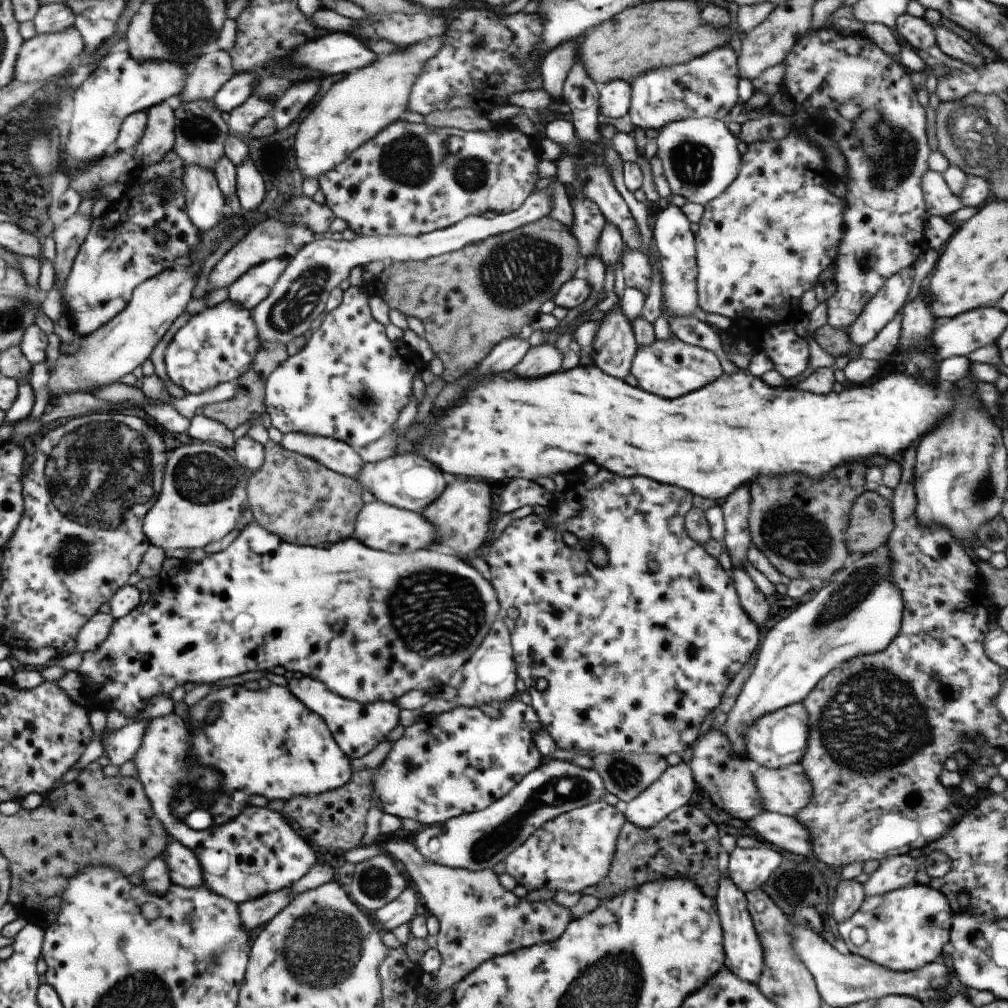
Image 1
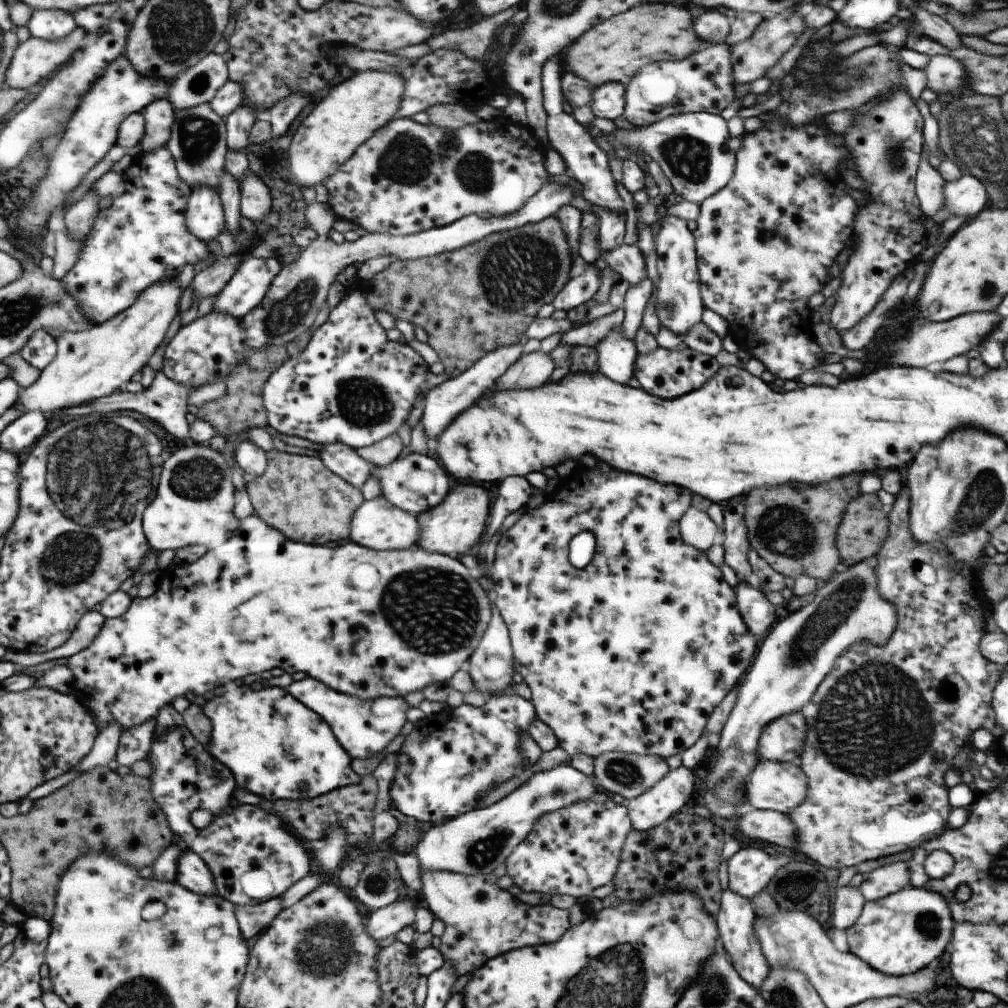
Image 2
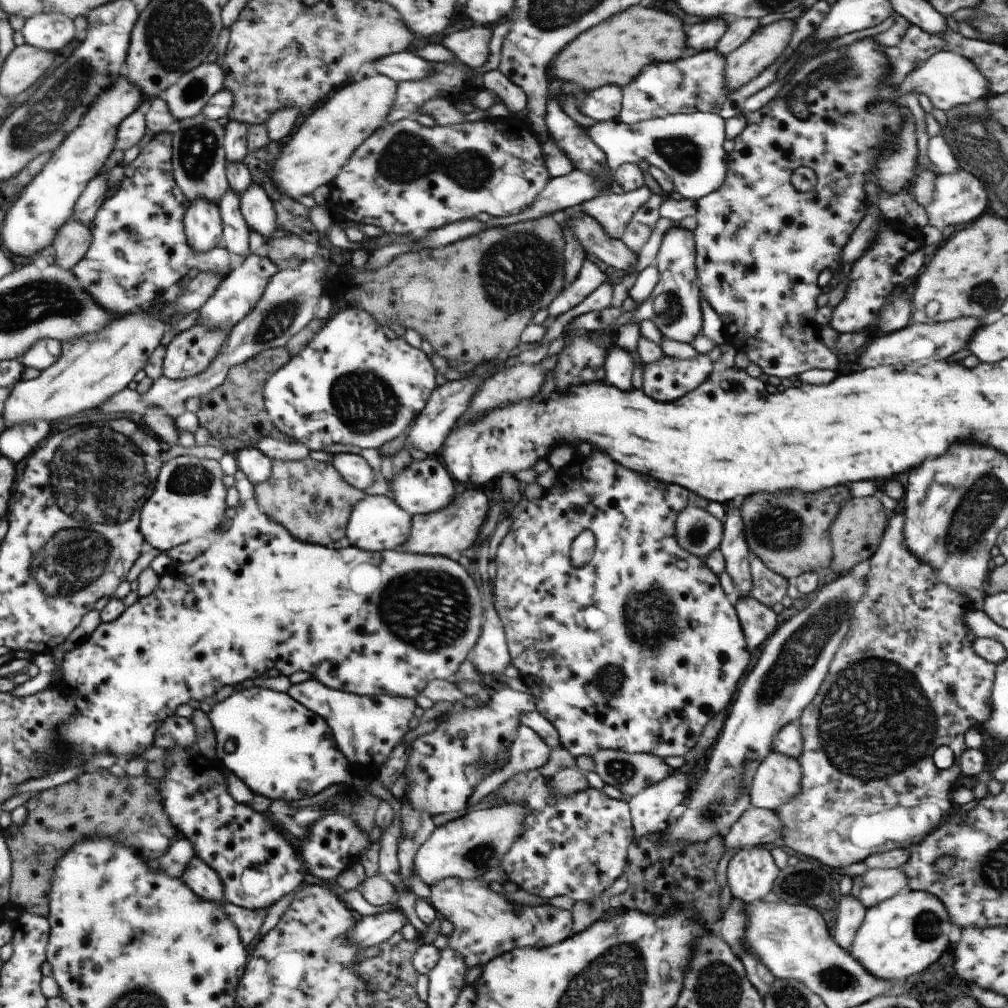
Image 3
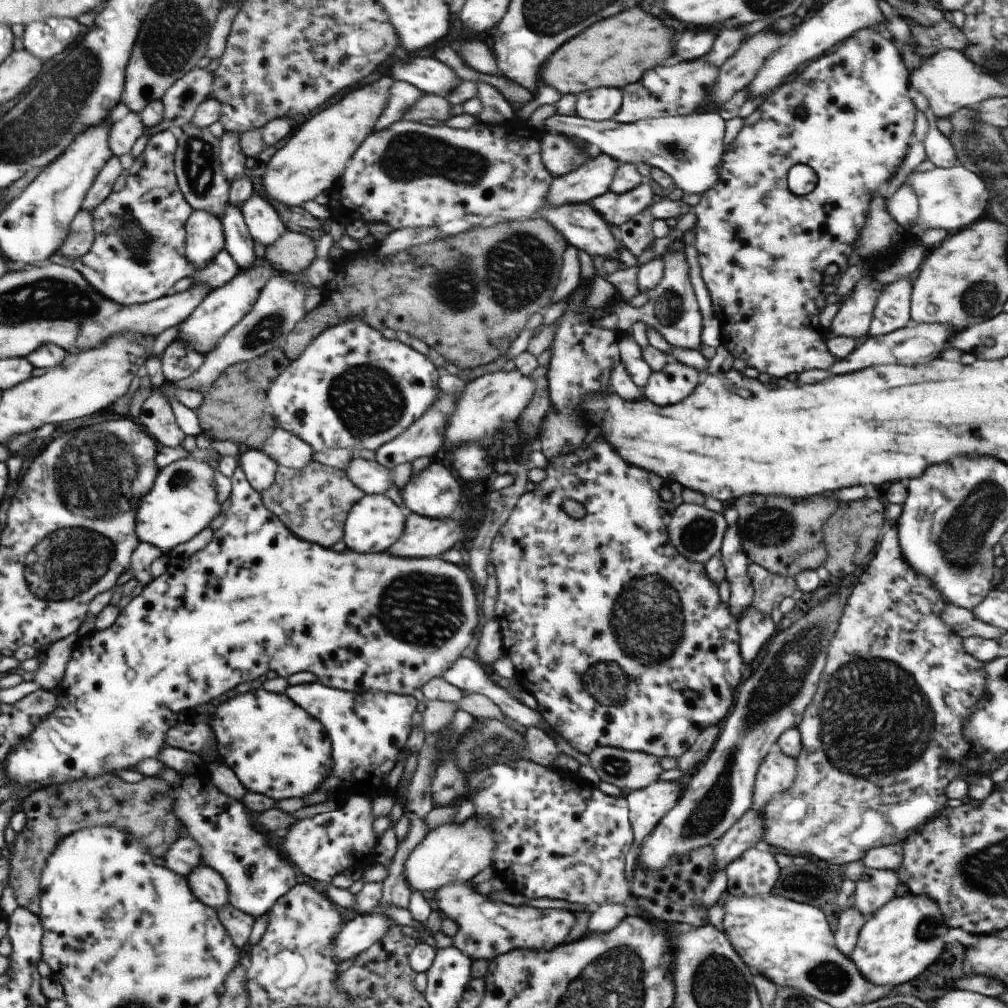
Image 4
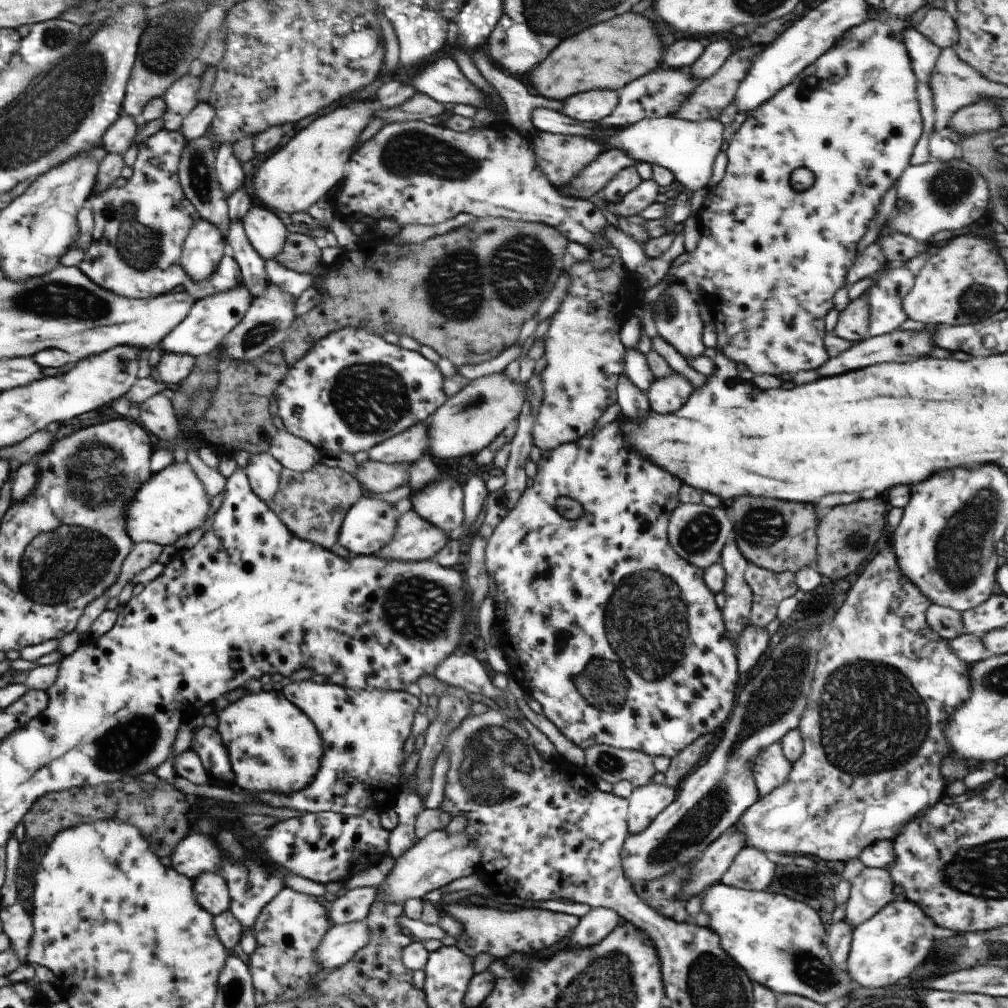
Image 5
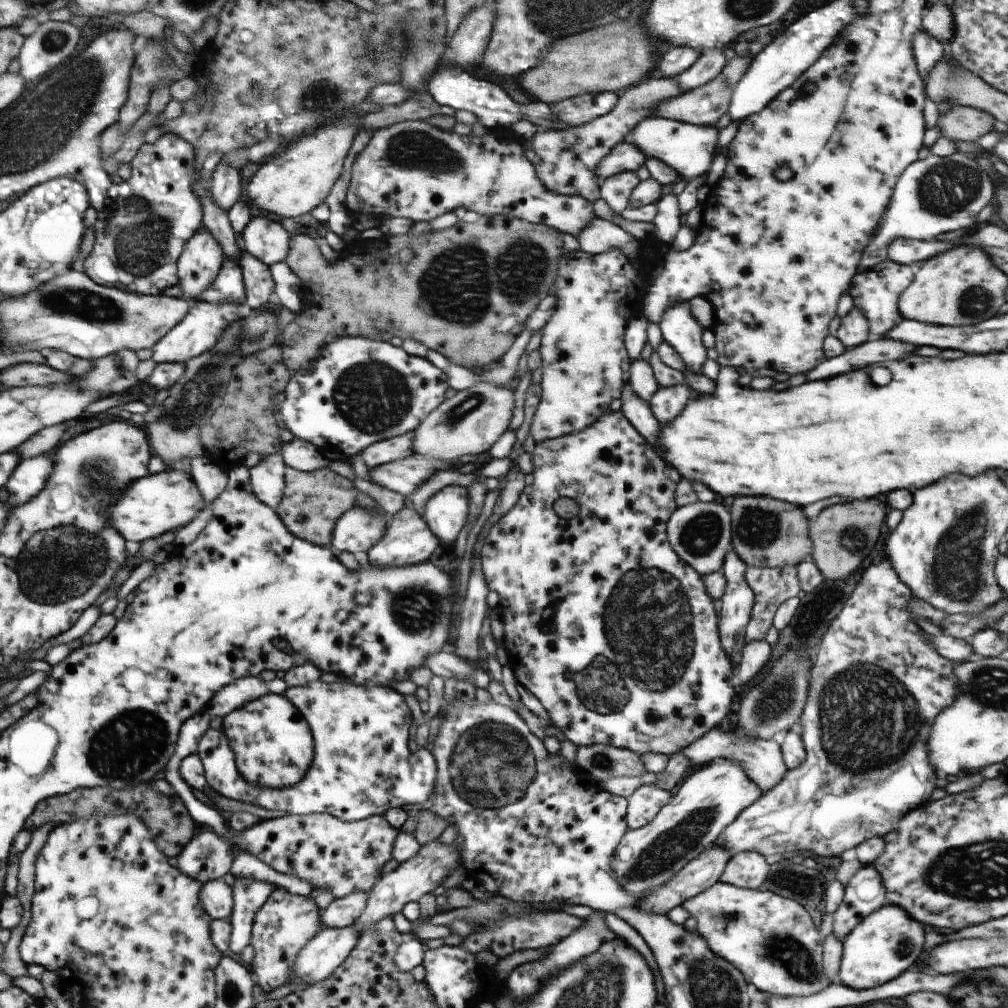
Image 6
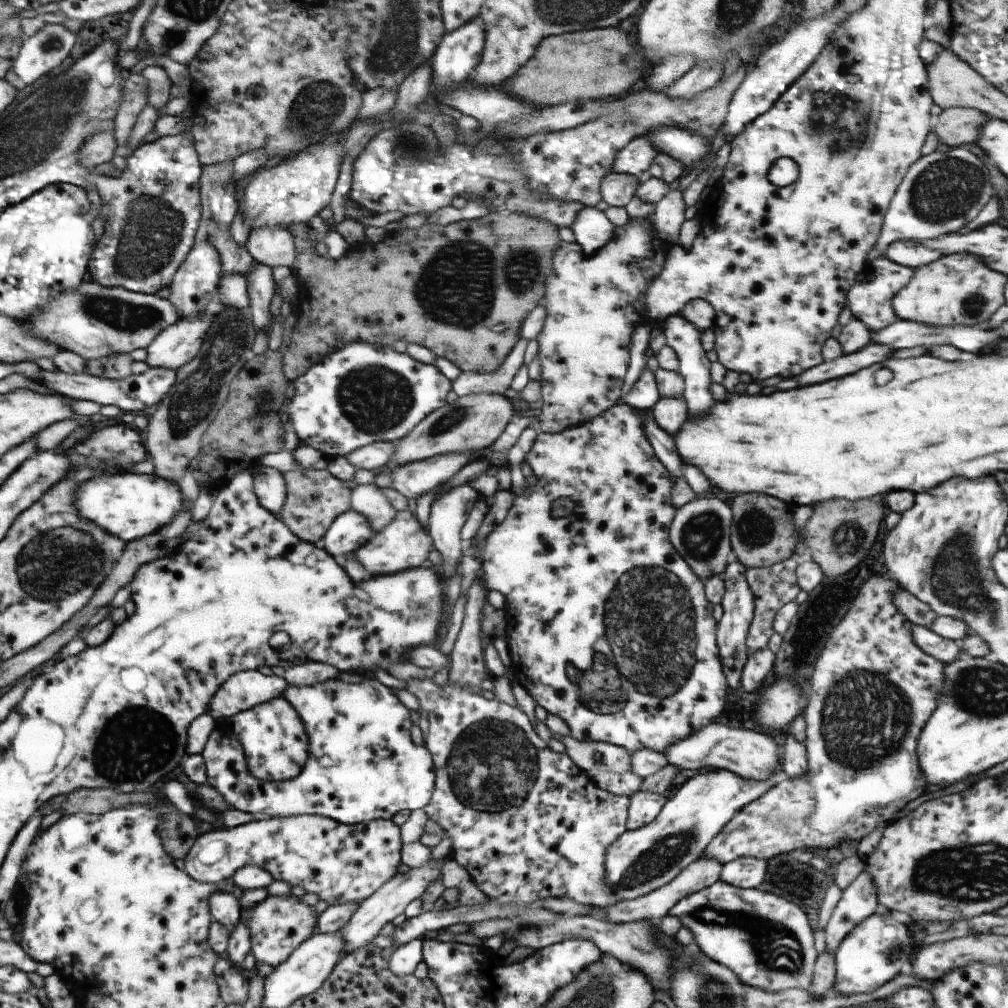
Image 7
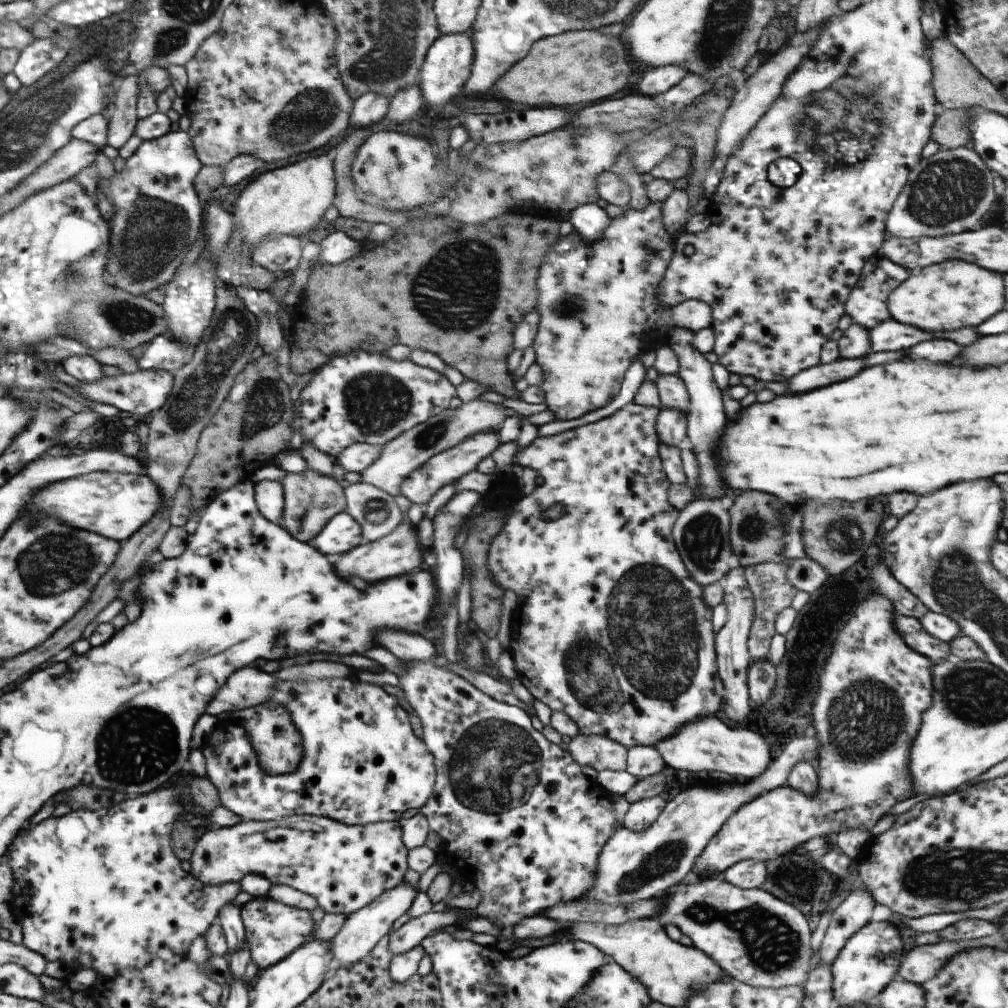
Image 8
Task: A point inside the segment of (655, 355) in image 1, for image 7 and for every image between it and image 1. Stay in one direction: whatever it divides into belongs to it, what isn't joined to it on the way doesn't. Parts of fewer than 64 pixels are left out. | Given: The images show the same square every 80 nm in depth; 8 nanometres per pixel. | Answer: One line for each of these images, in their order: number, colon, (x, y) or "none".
2: (667, 374)
3: (665, 380)
4: (673, 381)
5: (667, 393)
6: (665, 402)
7: (669, 413)

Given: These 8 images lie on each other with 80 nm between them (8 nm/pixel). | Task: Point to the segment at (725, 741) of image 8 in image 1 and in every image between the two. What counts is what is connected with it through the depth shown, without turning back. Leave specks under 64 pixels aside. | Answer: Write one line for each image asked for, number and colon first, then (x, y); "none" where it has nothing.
1: (785, 791)
2: (780, 787)
3: (777, 780)
4: (776, 772)
5: (770, 770)
6: (761, 760)
7: (752, 755)

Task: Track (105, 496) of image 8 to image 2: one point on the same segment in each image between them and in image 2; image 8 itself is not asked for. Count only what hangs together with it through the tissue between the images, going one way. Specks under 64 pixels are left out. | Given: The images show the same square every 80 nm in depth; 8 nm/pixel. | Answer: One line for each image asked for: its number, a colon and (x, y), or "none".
2: (193, 502)
3: (188, 500)
4: (182, 500)
5: (170, 503)
6: (165, 501)
7: (130, 506)

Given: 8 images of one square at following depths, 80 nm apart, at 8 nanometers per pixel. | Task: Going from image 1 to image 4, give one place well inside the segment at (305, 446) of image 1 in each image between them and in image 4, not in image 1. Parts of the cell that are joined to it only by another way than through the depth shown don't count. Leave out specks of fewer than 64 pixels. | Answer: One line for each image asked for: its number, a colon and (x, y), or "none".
2: (340, 459)
3: (353, 469)
4: (368, 476)

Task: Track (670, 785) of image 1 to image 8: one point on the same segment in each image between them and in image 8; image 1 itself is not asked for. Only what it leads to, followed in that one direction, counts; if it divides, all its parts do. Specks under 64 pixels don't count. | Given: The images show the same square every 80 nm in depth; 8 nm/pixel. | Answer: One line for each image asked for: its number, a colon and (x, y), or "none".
2: (668, 794)
3: (648, 809)
4: (646, 806)
5: (645, 802)
6: (645, 801)
7: (644, 806)
8: (640, 814)

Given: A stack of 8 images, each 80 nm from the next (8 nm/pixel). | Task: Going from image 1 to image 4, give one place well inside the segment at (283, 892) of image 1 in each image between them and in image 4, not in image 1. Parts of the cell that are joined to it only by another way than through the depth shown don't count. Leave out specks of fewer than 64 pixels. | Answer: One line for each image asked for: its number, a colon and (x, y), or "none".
2: (251, 919)
3: (248, 922)
4: (238, 925)

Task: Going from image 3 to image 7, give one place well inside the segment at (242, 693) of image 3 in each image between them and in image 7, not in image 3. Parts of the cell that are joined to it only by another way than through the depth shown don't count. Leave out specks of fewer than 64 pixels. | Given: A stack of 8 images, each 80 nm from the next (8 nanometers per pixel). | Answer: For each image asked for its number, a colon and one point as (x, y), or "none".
4: (273, 747)
5: (272, 746)
6: (271, 742)
7: (271, 736)

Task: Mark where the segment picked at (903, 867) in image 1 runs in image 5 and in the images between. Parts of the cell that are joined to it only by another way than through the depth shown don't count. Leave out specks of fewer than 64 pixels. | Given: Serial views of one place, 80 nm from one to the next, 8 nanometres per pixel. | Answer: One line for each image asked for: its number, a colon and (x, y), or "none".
2: (890, 877)
3: (878, 884)
4: (874, 887)
5: (870, 890)

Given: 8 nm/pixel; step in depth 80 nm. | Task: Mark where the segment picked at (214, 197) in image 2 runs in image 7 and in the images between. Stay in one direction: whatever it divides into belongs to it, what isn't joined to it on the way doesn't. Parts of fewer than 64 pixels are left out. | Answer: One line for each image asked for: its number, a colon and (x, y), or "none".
3: (202, 226)
4: (203, 238)
5: (203, 246)
6: (200, 258)
7: (193, 284)

